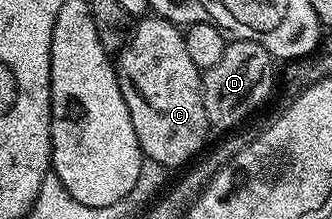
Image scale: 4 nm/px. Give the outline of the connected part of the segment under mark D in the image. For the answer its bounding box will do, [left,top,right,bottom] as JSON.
[202,40,277,132]

